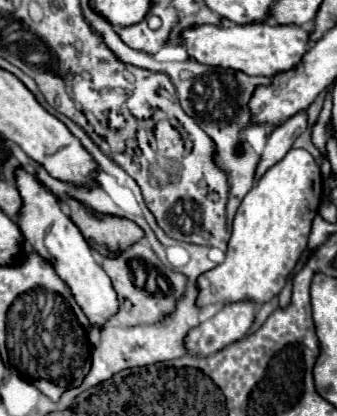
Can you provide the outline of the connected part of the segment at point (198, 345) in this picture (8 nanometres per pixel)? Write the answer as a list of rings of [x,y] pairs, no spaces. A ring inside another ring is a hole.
[[[240,301],[224,305],[212,319],[190,329],[184,343],[190,355],[214,355],[230,343],[242,339],[254,321],[254,303]]]

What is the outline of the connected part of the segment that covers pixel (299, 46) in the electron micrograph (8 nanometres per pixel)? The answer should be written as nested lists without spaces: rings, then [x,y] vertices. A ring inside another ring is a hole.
[[[248,23],[232,25],[228,29],[218,25],[198,25],[182,29],[180,33],[188,57],[210,67],[226,67],[244,71],[246,75],[272,77],[276,73],[296,67],[308,49],[308,31],[296,25],[274,23]]]

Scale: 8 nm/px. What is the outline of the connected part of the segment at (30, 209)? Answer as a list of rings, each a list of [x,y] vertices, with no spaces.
[[[18,167],[14,171],[14,177],[16,177],[16,187],[22,195],[22,211],[18,211],[18,219],[16,219],[18,229],[22,231],[24,239],[32,245],[32,249],[36,253],[40,253],[46,261],[50,261],[52,267],[56,269],[58,277],[72,289],[76,303],[82,307],[82,311],[90,319],[90,323],[100,327],[110,315],[114,315],[118,311],[118,301],[116,301],[116,293],[112,289],[110,277],[104,273],[104,269],[92,257],[90,245],[86,243],[86,239],[82,237],[78,227],[72,223],[72,219],[68,215],[62,213],[54,193],[50,189],[46,189],[36,179],[36,175],[28,173],[24,167]]]

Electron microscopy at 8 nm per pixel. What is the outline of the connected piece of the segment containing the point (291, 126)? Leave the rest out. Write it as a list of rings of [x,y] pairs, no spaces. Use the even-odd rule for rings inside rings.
[[[302,111],[272,131],[258,161],[258,179],[290,151],[294,139],[300,137],[306,131],[306,127],[308,127],[306,113]]]

